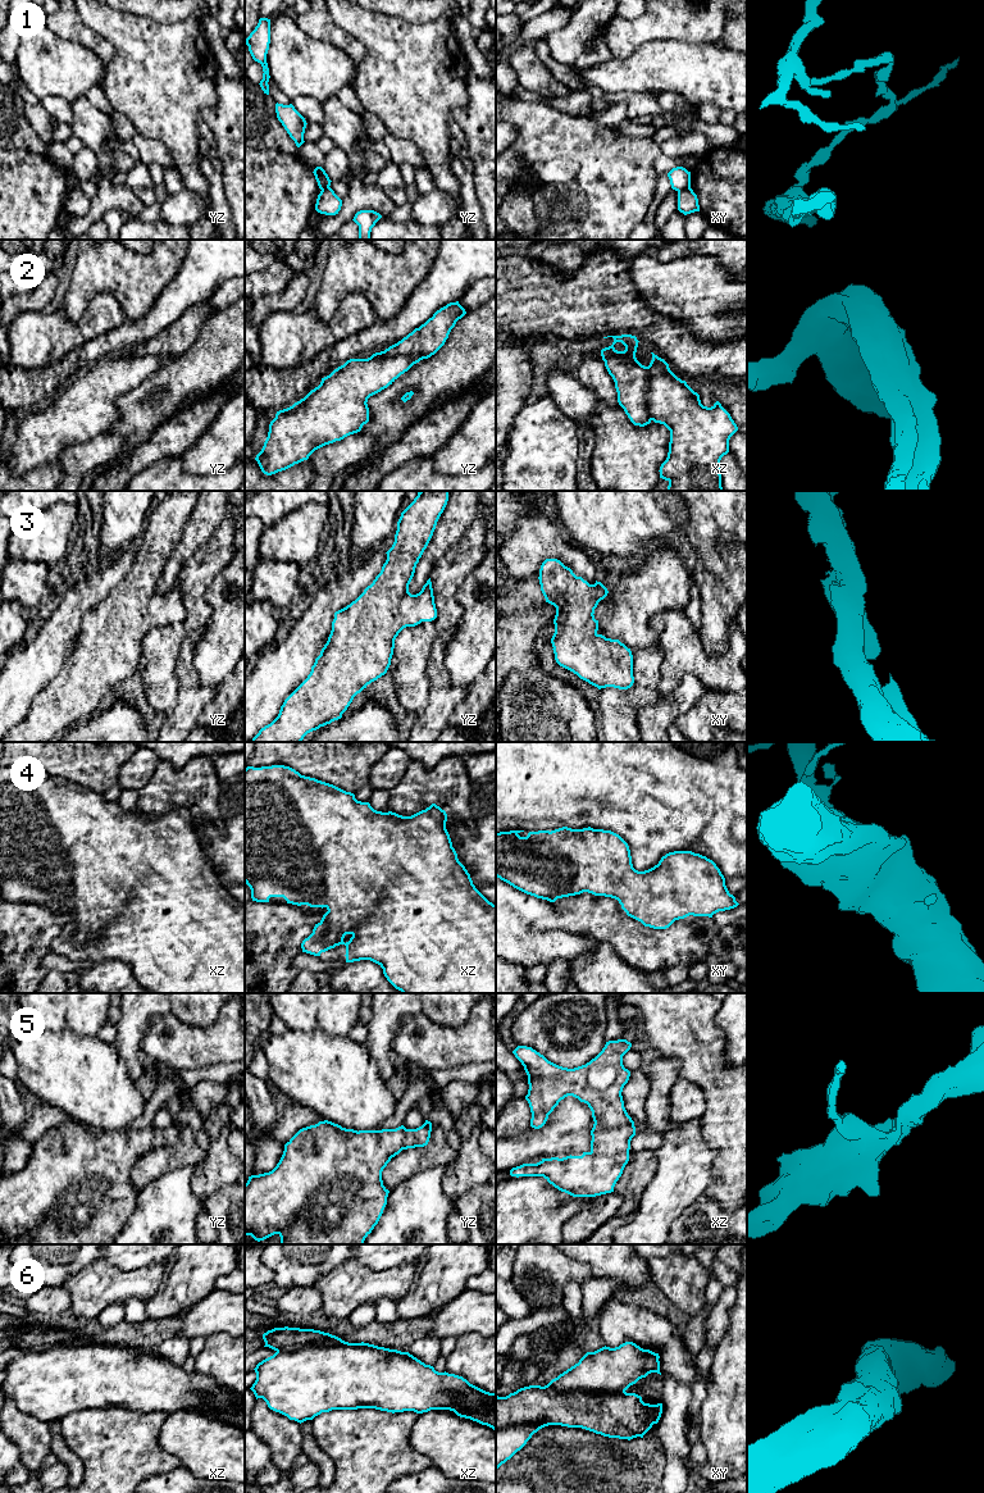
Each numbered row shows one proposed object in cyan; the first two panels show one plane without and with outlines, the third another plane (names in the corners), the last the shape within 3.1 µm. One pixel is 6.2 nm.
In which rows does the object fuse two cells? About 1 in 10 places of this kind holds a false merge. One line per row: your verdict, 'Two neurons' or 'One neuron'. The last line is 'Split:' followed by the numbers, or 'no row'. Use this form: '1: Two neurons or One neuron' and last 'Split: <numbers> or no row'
1: Two neurons
2: One neuron
3: One neuron
4: One neuron
5: One neuron
6: One neuron
Split: 1

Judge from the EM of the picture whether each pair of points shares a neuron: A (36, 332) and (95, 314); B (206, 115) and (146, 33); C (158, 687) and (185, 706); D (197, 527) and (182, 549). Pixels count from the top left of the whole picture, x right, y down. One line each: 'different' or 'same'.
A: same
B: different
C: different
D: same

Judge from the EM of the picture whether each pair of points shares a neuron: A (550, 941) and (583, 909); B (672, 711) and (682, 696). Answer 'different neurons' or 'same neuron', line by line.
A: different neurons
B: same neuron

